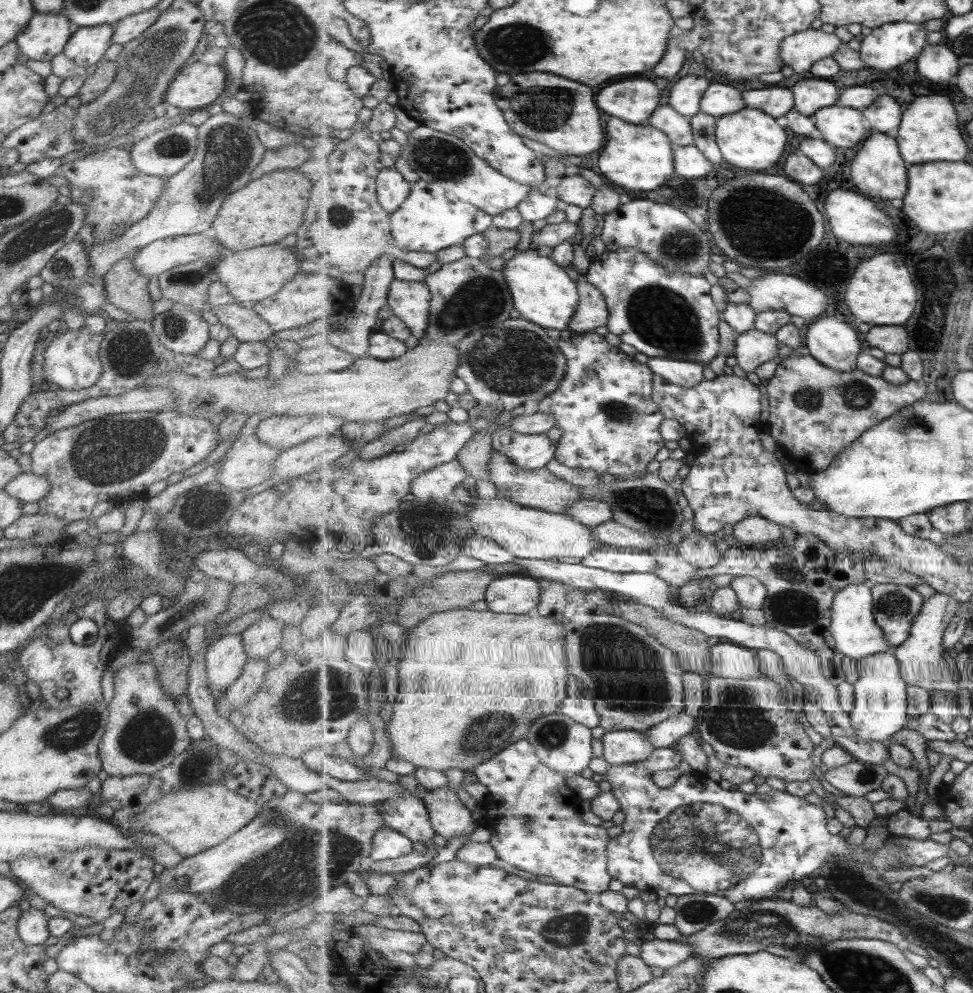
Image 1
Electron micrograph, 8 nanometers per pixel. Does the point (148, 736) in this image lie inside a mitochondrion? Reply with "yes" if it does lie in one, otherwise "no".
yes

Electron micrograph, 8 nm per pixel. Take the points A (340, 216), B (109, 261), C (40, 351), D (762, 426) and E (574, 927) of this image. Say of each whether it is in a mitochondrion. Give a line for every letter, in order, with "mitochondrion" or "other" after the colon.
A: mitochondrion
B: other
C: other
D: other
E: mitochondrion

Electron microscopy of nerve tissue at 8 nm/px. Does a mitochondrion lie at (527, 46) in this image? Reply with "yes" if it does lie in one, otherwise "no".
yes

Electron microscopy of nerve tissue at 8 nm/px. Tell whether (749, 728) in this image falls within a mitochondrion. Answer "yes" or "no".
yes

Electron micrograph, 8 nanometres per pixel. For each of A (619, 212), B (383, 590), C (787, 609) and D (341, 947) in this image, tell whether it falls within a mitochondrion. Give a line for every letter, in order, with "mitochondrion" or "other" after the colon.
A: other
B: other
C: mitochondrion
D: other

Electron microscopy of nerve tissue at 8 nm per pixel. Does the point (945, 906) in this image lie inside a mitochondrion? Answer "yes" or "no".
yes

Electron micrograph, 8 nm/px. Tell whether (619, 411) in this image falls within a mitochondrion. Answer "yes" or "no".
yes

